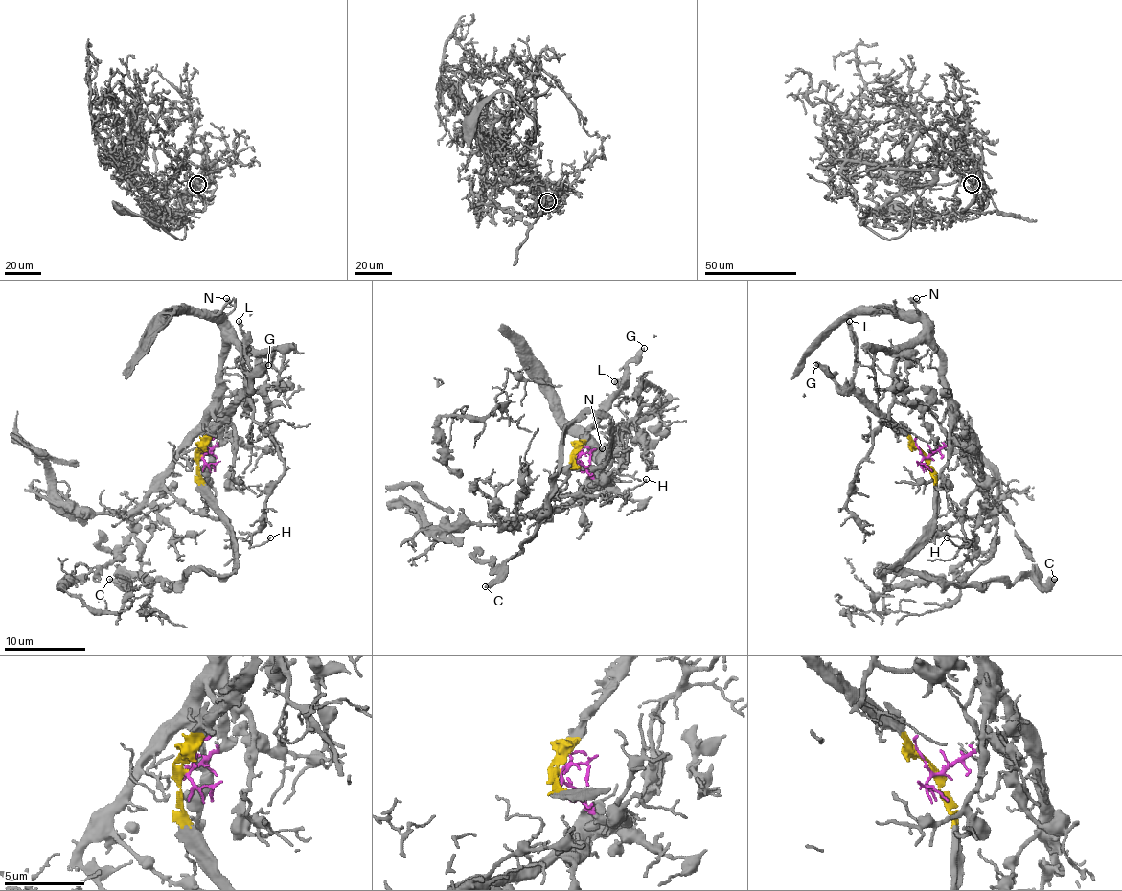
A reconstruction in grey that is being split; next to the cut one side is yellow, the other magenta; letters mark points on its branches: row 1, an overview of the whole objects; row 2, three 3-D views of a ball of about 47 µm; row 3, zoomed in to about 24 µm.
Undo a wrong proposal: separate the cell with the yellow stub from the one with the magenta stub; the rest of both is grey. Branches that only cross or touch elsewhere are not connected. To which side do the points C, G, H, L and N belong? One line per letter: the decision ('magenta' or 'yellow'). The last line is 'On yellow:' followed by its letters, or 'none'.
C: yellow
G: yellow
H: magenta
L: yellow
N: magenta
On yellow: C, G, L

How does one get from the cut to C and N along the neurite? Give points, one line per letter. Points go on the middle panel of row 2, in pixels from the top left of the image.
C: (577, 457), (579, 466), (599, 466), (611, 445), (606, 415), (583, 412), (566, 429), (550, 513), (485, 586)
N: (577, 457), (584, 471), (593, 478), (595, 474), (591, 480), (597, 474), (597, 462), (609, 447), (601, 449)

